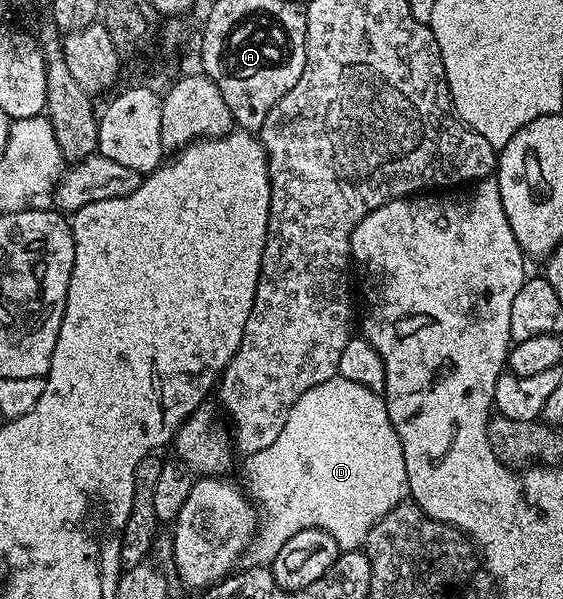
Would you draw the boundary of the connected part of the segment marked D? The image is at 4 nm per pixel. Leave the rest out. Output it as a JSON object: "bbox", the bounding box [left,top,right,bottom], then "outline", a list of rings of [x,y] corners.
{"bbox":[243,375,409,568],"outline":[[[339,375],[332,376],[327,382],[319,382],[319,386],[311,386],[311,390],[307,390],[307,394],[303,394],[299,398],[299,402],[295,402],[295,406],[291,406],[291,410],[287,414],[287,422],[283,422],[283,430],[279,434],[279,438],[275,438],[275,442],[271,442],[271,446],[267,446],[267,450],[252,453],[246,460],[249,460],[245,464],[245,480],[249,483],[247,492],[260,508],[259,527],[256,531],[256,537],[243,555],[243,564],[247,568],[264,568],[272,565],[275,554],[279,554],[279,550],[283,550],[283,542],[287,542],[287,538],[299,534],[299,530],[304,528],[314,528],[331,534],[331,538],[335,538],[335,542],[340,546],[342,552],[358,551],[364,545],[369,531],[392,508],[402,504],[406,497],[409,496],[407,466],[403,458],[403,446],[401,445],[399,434],[387,414],[384,395],[367,390],[367,386],[359,386],[359,382],[347,382],[347,378]]]}

